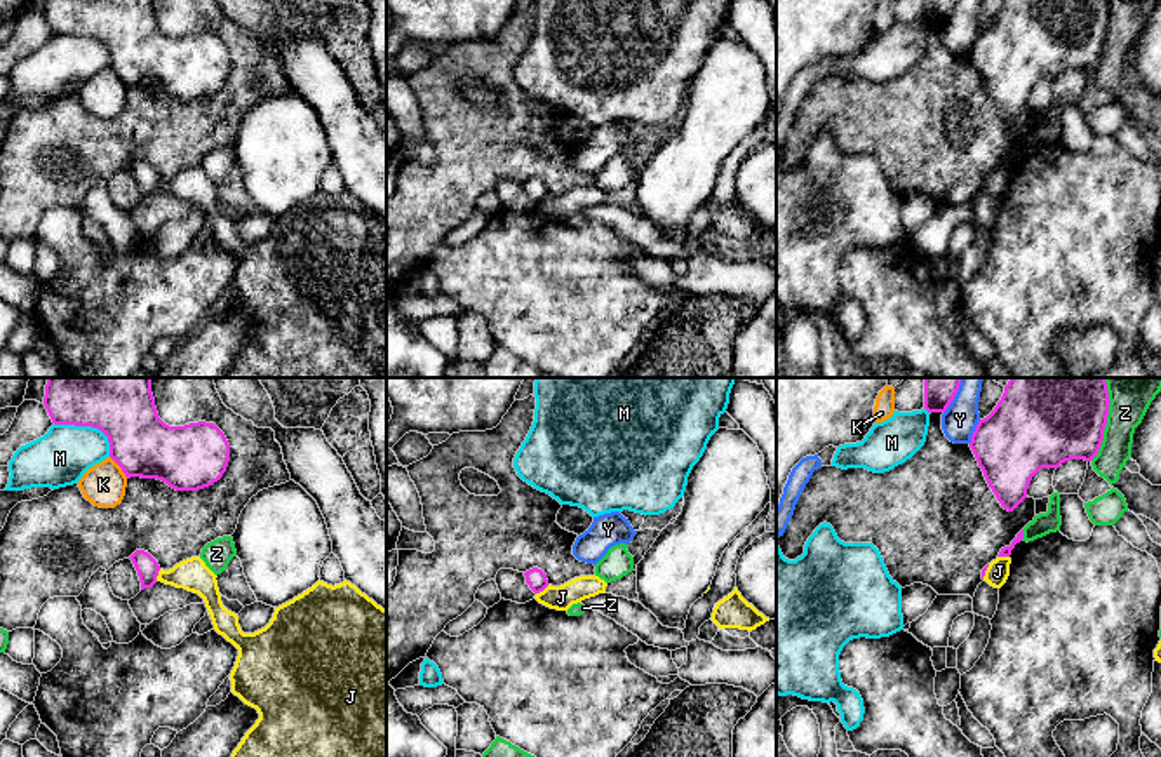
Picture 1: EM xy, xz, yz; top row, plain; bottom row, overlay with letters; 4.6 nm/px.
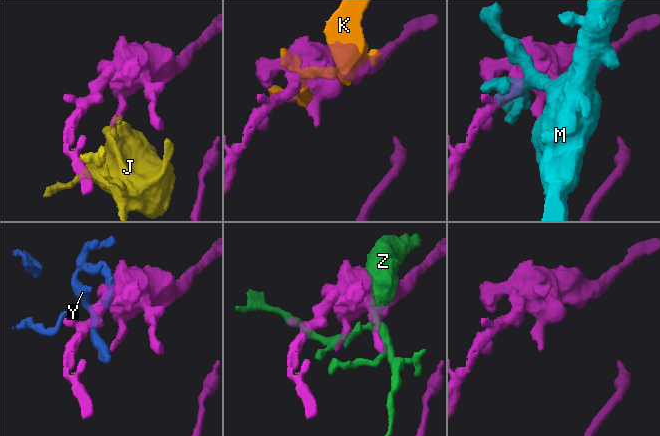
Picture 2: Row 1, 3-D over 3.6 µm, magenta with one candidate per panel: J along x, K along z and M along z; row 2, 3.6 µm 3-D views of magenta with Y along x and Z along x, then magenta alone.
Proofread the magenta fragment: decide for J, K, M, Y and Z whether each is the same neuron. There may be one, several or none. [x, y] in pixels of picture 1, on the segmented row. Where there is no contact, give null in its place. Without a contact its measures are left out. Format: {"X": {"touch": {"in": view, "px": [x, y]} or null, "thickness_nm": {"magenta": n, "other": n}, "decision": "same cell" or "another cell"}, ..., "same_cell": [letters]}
{"J": {"touch": {"in": "xz", "px": [542, 590]}, "thickness_nm": {"magenta": 90, "other": 110}, "decision": "another cell"}, "K": {"touch": {"in": "xy", "px": [119, 465]}, "thickness_nm": {"magenta": 300, "other": 200}, "decision": "another cell"}, "M": {"touch": {"in": "xy", "px": [91, 425]}, "thickness_nm": {"magenta": 460, "other": 260}, "decision": "another cell"}, "Y": {"touch": {"in": "yz", "px": [973, 432]}, "thickness_nm": {"magenta": 380, "other": 160}, "decision": "another cell"}, "Z": {"touch": {"in": "yz", "px": [1106, 420]}, "thickness_nm": {"magenta": 500, "other": 260}, "decision": "another cell"}, "same_cell": []}

